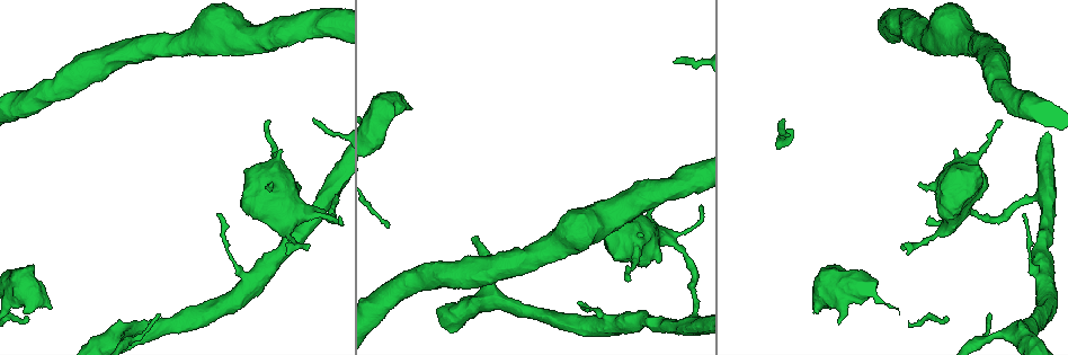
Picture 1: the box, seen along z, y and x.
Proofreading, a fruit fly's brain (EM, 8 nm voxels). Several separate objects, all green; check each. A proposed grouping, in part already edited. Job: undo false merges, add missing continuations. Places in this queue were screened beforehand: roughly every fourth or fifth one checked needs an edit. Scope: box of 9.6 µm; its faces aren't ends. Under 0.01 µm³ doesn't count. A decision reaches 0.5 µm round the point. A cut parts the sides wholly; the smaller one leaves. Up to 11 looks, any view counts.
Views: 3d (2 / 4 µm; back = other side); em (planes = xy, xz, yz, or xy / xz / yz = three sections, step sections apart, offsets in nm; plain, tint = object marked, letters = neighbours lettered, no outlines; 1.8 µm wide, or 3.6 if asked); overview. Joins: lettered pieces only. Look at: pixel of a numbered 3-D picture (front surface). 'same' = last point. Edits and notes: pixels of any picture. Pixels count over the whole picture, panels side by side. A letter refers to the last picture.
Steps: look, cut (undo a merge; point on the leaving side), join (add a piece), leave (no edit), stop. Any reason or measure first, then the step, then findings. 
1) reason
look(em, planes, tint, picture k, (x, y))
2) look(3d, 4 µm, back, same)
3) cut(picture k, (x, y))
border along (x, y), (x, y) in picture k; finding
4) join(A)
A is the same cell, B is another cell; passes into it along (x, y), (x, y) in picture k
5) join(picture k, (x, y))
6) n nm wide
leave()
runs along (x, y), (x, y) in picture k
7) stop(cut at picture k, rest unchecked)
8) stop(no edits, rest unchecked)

end of a long branch
look(em, xz, step 8, letters, picture 1, (315, 119))

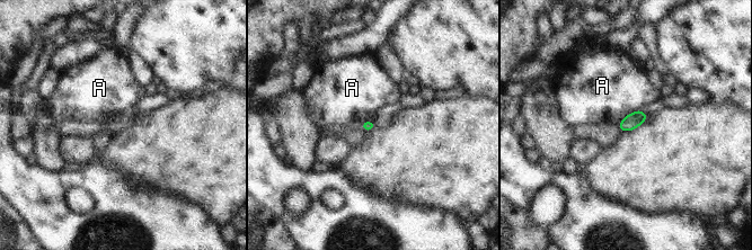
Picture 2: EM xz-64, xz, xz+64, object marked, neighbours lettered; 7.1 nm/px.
look(em, planes, letters, same)

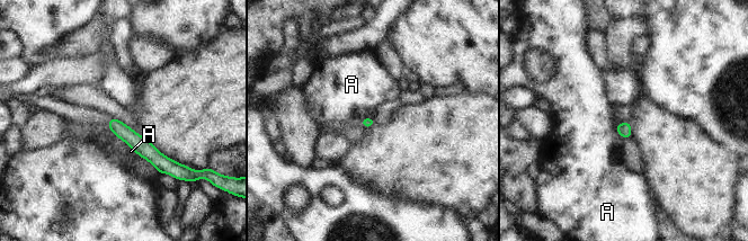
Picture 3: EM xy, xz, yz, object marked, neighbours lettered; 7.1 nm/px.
leave()
A is another cell; border along (619, 123), (614, 130), (624, 140) in picture 3; no lettered piece goes on from it

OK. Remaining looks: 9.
sudden change in width
look(em, planes, tint, picture 1, (294, 208))

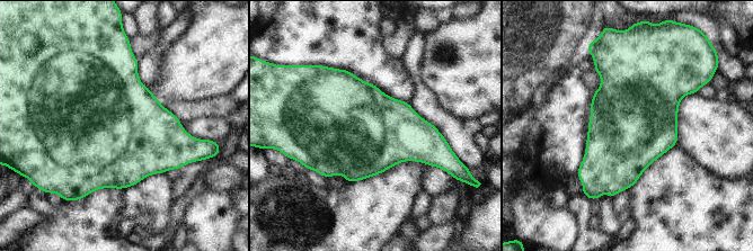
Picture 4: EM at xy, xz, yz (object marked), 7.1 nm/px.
what lies round it
look(em, planes, letters, same)

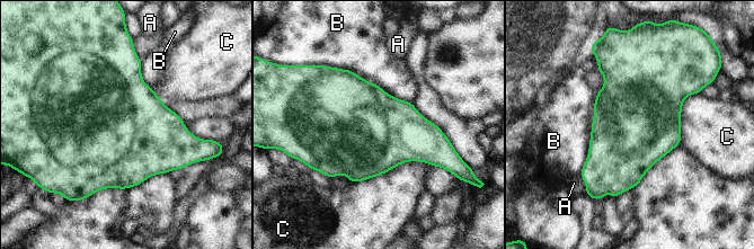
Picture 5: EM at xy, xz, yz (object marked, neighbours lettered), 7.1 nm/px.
600 nm wide
leave()
A, B and C are other cells; border along (328, 67), (349, 69), (411, 103) in picture 5; one neuron here

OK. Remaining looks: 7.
tapers out
look(em, planes, letters, picture 1, (269, 120))

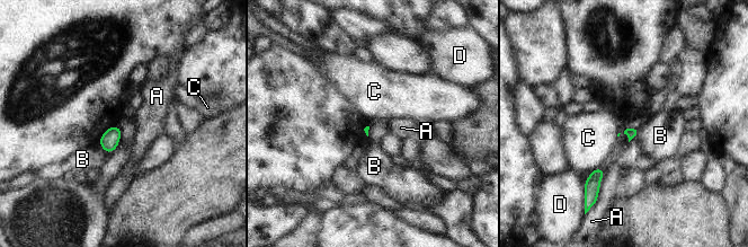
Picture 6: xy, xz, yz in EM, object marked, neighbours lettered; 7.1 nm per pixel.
leave()
A, B, C and D are other cells; no lettered piece goes on from it

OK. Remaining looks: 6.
calibre changes
look(em, yz, step 4, tint, picture 1, (1029, 262))

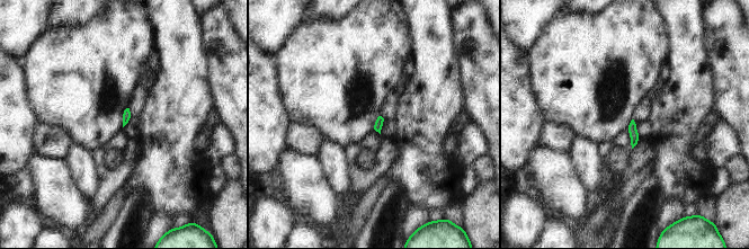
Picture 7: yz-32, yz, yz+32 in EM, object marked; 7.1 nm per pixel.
cut it another way
look(em, xy, step 4, tint, same)

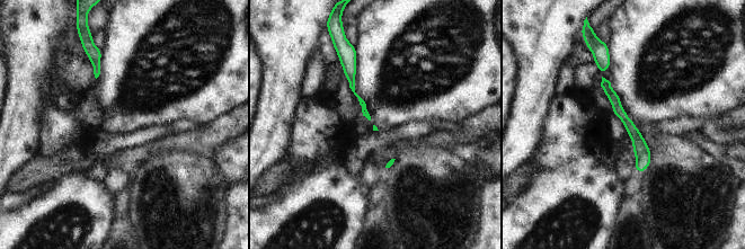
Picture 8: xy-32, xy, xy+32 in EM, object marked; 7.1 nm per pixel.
what lies round it
look(em, xy, step 4, letters, same)

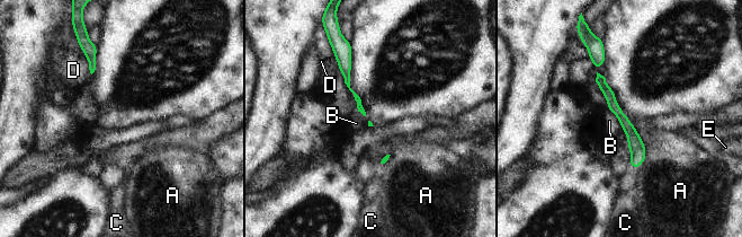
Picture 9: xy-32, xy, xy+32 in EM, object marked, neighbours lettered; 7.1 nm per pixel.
leave()
A, B, C, D and E are other cells; one neuron here

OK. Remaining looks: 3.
stop(no edits, rest unchecked)

